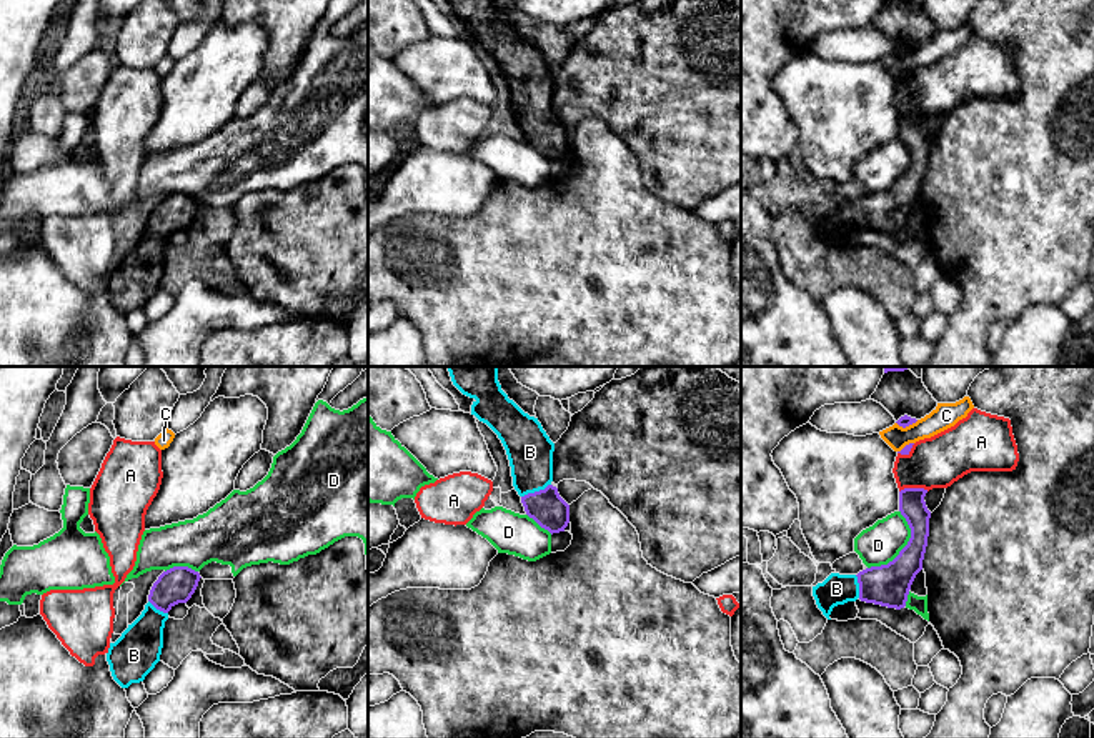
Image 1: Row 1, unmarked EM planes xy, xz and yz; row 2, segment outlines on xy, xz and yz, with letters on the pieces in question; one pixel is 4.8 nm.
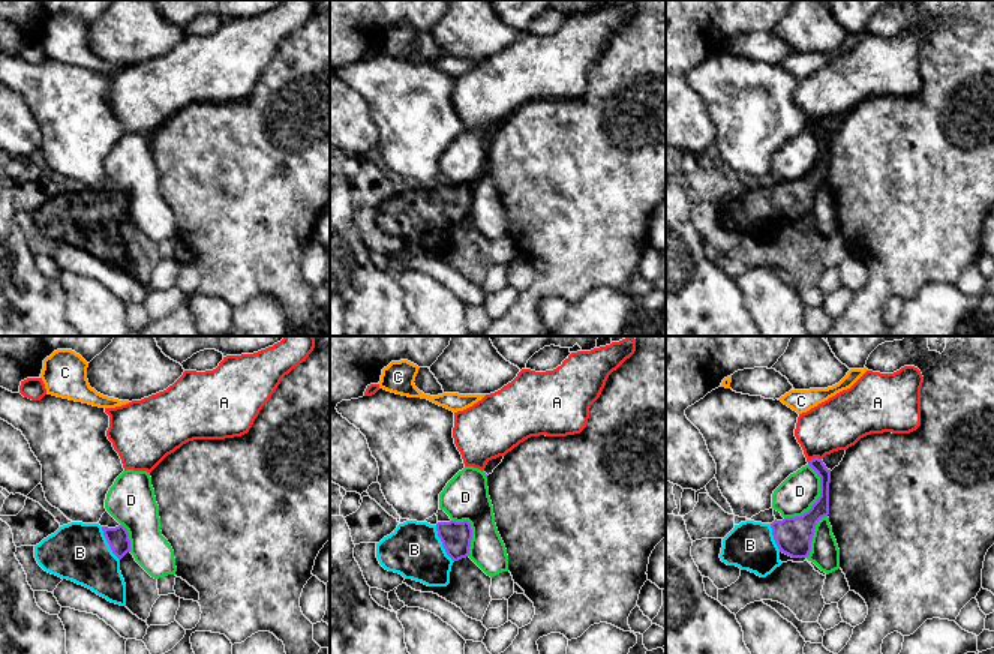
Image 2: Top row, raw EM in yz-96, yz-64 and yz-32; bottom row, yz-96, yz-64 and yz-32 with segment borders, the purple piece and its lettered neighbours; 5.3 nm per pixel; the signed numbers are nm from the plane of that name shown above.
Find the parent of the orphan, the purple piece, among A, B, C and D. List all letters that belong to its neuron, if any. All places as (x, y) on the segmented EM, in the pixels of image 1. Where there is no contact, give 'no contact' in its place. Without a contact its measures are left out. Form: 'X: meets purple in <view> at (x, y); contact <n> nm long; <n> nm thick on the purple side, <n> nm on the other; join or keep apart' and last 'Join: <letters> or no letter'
A: meets purple in yz at (913, 488); contact 140 nm long; 130 nm thick on the purple side, 240 nm on the other; keep apart
B: meets purple in xz at (535, 492); contact 160 nm long; 170 nm thick on the purple side, 220 nm on the other; join
C: meets purple in yz at (906, 425); contact 110 nm long; 50 nm thick on the purple side, 120 nm on the other; keep apart
D: meets purple in yz at (905, 547); contact 320 nm long; 200 nm thick on the purple side, 190 nm on the other; keep apart
Join: B

